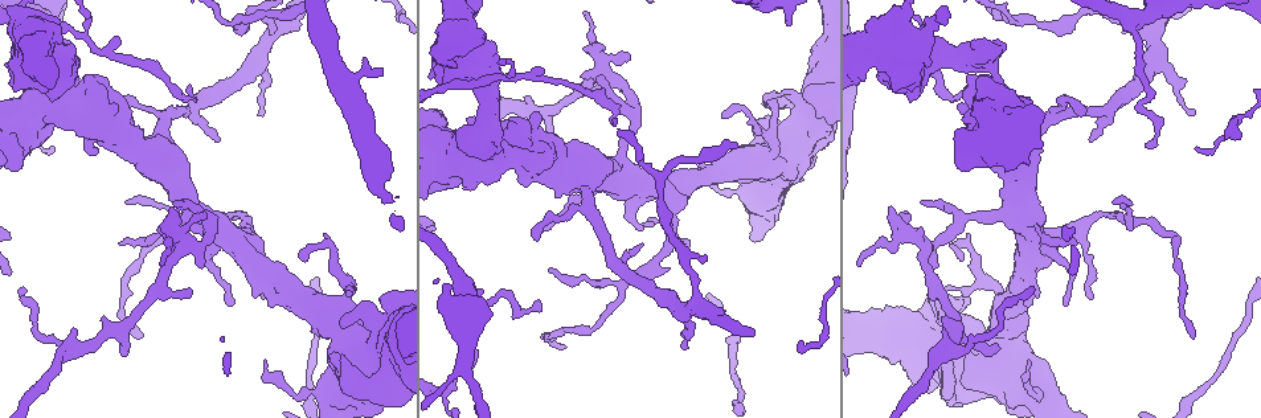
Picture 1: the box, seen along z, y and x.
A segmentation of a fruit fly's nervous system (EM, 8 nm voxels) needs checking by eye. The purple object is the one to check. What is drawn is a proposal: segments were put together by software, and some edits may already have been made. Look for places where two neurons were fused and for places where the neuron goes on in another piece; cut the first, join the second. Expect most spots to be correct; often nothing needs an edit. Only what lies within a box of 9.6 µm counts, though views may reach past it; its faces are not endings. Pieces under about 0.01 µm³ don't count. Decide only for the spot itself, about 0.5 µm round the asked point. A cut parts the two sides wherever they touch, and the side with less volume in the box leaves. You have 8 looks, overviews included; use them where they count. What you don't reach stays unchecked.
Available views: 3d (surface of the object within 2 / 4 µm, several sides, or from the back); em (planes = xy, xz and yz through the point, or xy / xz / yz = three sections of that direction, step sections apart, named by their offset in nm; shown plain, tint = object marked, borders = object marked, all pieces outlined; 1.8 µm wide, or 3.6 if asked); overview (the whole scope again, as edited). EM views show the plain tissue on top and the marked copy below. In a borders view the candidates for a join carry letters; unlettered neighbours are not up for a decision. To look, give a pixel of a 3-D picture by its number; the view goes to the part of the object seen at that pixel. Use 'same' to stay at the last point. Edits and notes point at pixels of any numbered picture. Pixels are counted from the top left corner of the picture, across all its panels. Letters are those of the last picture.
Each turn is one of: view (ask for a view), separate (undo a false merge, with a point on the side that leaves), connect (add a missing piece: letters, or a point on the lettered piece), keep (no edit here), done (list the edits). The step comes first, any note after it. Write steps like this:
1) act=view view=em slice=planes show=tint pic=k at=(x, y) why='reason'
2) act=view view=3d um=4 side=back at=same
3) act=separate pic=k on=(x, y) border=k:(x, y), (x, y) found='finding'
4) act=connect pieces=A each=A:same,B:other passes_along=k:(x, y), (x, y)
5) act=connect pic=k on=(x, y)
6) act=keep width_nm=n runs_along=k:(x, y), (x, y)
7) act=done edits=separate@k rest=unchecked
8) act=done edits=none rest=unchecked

act=view view=em slice=planes show=borders pic=1 at=(788, 22) why='branch stops here'

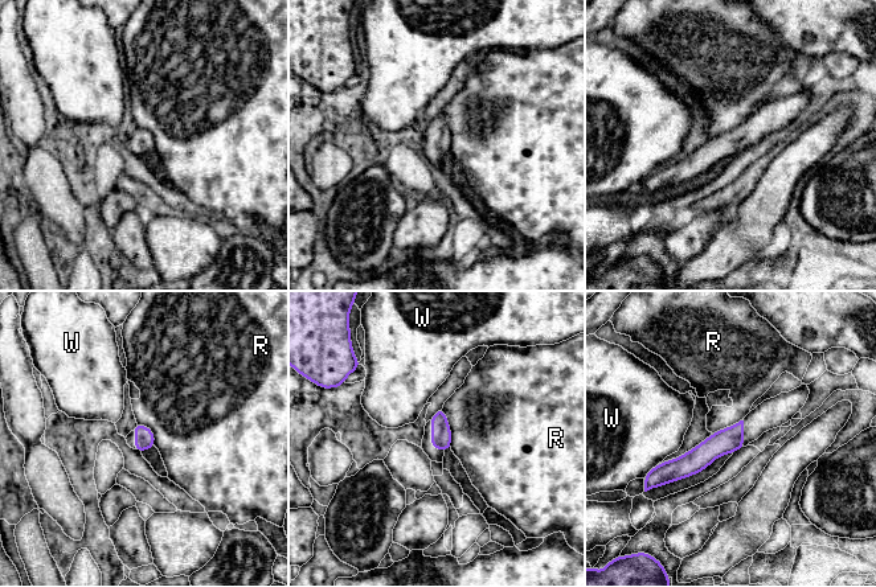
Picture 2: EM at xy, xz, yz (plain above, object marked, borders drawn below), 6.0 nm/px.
act=keep each=R:other,W:other border=2:(442, 407), (450, 430), (451, 447) found='none of them fits'

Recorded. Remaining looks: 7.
act=view view=em um=3.6 slice=yz step=8 show=tint pic=1 at=(933, 24) why='calibre changes'

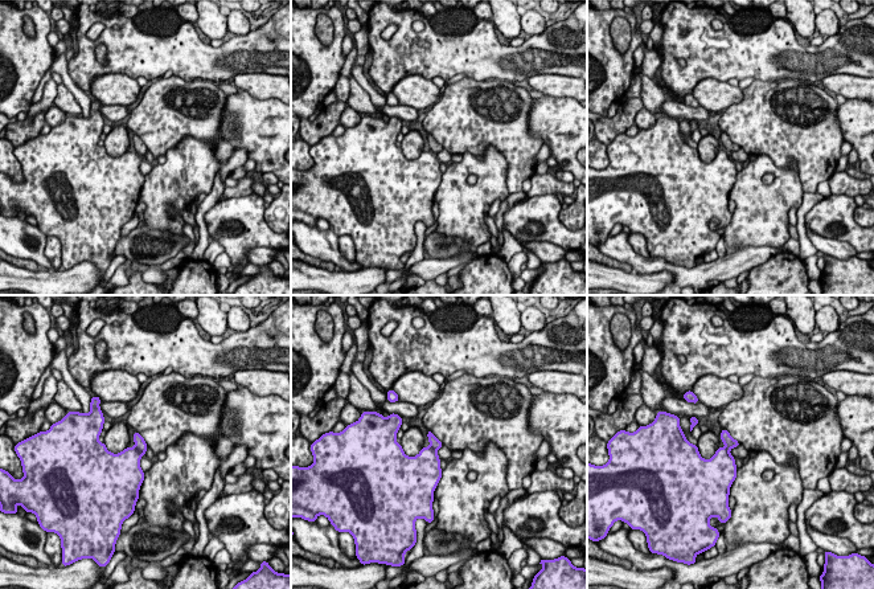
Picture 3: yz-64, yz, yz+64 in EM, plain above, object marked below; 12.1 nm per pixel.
act=view view=em um=3.6 slice=xz step=16 show=borders at=same why='another direction'

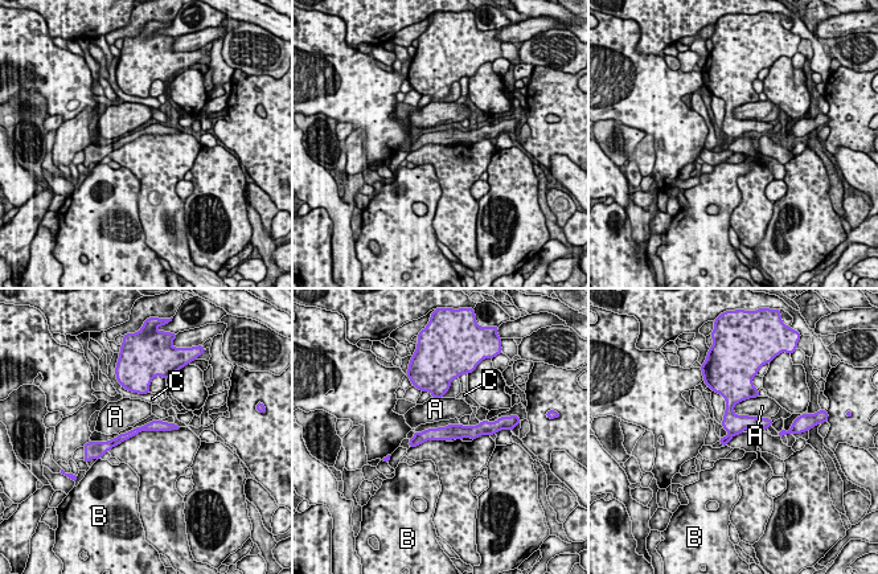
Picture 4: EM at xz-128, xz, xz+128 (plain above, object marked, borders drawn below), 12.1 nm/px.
act=separate pic=4 on=(723, 441) width_nm=60 each=A:other,B:other,C:other part_leaving=4:(173, 426), (147, 426), (109, 446) found='two neurons meet here'

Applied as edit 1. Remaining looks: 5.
act=view view=overview why='redraw'

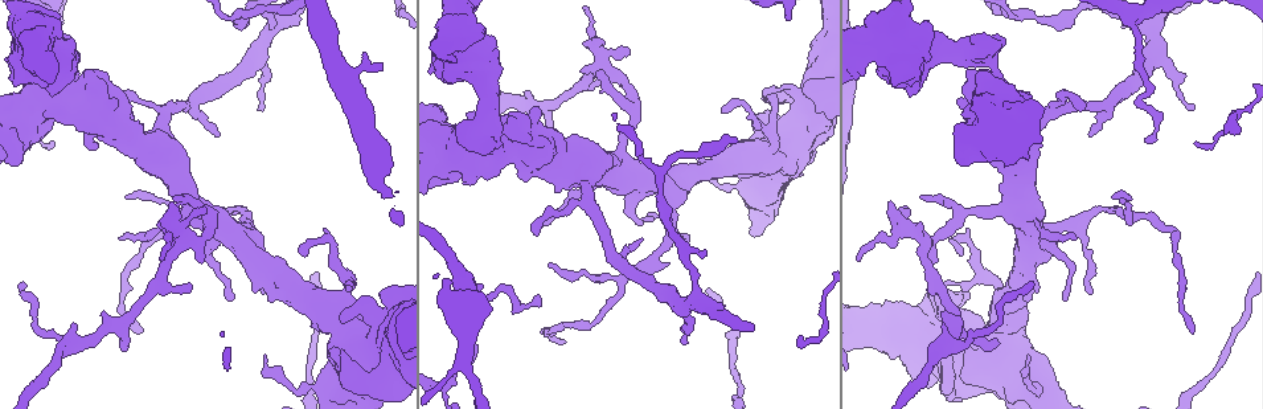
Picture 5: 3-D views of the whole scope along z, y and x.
act=view view=em slice=planes show=borders pic=5 at=(492, 134) why='sharp bend'

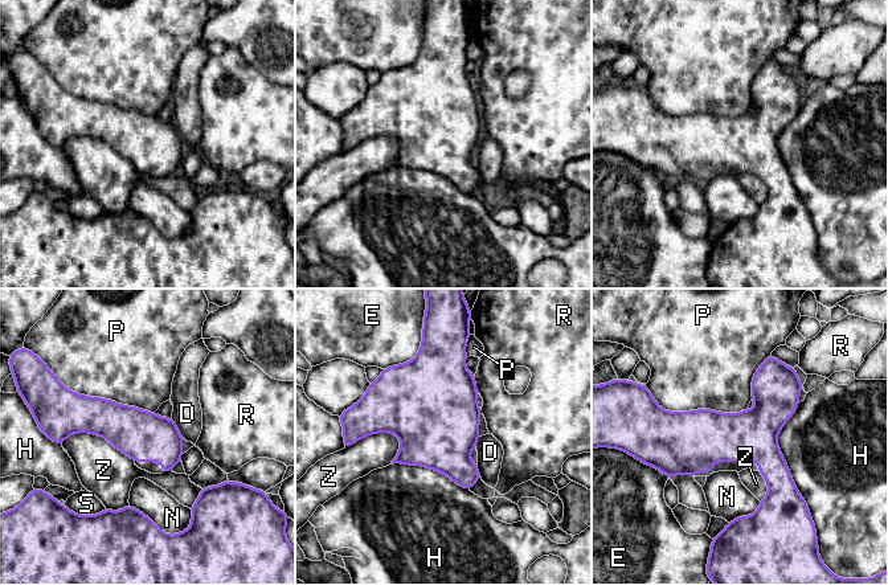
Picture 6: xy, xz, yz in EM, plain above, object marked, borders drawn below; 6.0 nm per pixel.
act=keep each=D:other,E:other,H:other,N:other,P:other,R:other,S:other,Z:other border=6:(655, 400), (676, 412), (747, 406) found='continuous, no second neuron'

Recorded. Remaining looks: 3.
act=done edits=separate@4 rest=unchecked

